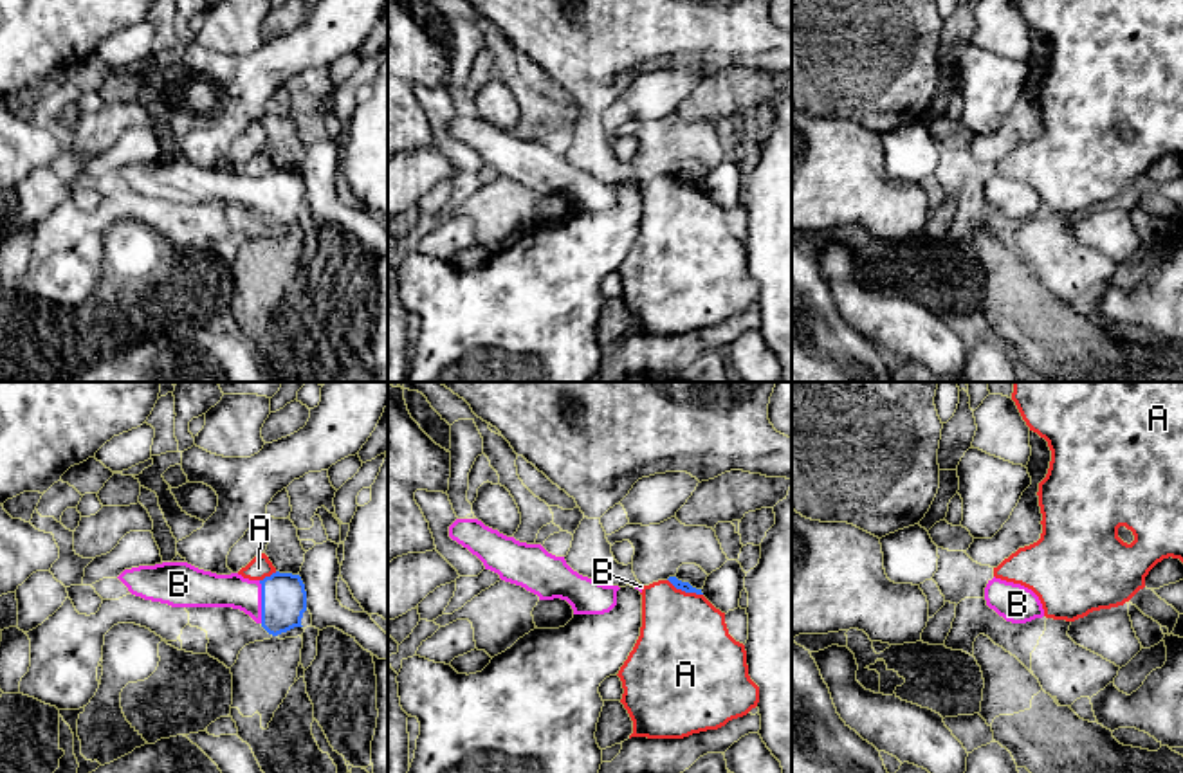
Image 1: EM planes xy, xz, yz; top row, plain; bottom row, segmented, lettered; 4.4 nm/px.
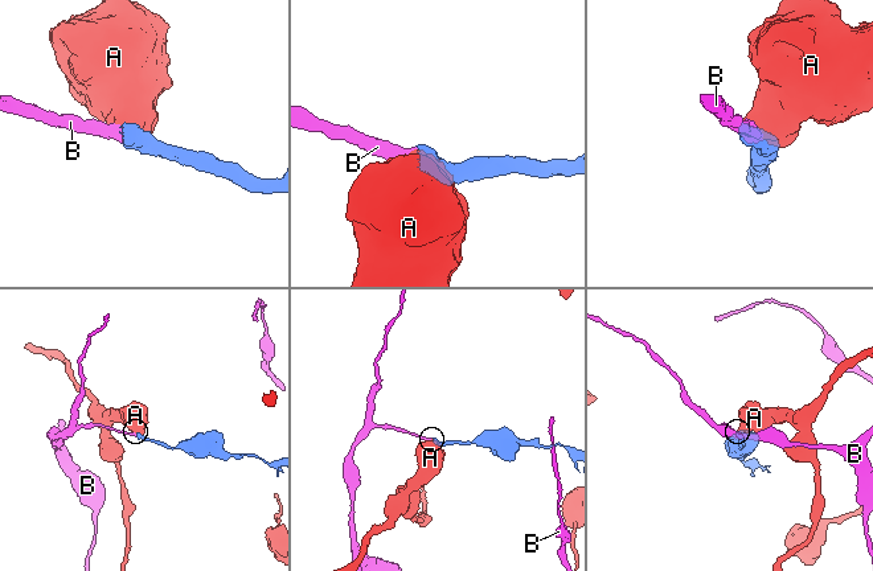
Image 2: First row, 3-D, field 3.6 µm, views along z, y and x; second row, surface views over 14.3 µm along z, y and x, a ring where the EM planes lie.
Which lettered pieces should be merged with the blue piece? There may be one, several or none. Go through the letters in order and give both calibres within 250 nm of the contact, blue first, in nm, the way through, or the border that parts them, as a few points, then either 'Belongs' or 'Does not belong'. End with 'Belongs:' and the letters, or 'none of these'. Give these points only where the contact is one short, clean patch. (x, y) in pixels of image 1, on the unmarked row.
A: Thickness 50 nm (blue) against 420 nm. Does not belong
B: Thickness 200 nm (blue) against 160 nm. Belongs
Belongs: B

